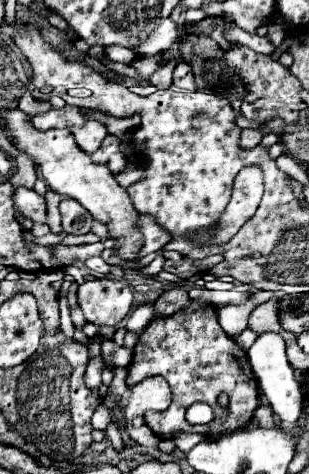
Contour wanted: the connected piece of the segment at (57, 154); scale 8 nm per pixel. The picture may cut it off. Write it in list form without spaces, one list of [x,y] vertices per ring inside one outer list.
[[[18,108],[8,110],[4,118],[6,130],[10,132],[10,136],[14,136],[12,142],[18,146],[18,150],[26,152],[40,166],[40,172],[50,190],[80,202],[94,216],[94,220],[108,226],[108,236],[114,238],[114,254],[126,262],[138,262],[138,248],[142,248],[142,232],[134,228],[134,220],[138,220],[140,212],[136,212],[128,192],[116,182],[108,166],[94,164],[90,156],[78,148],[70,130],[38,132],[32,126],[30,116],[20,112]]]

